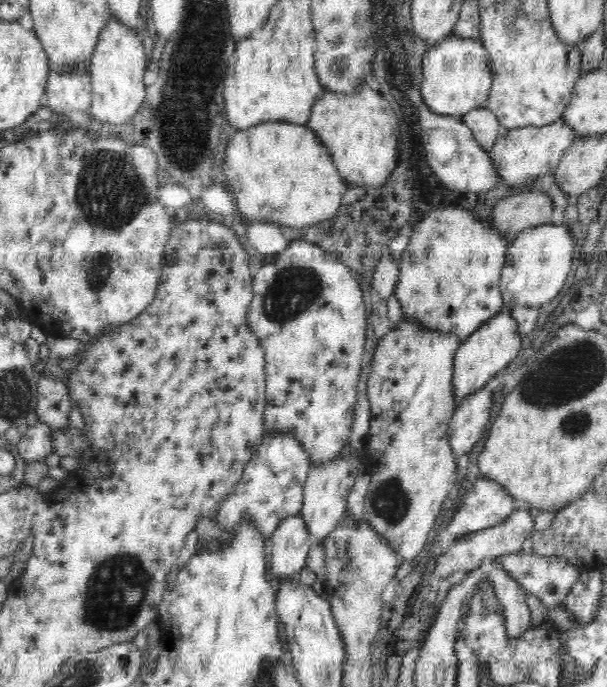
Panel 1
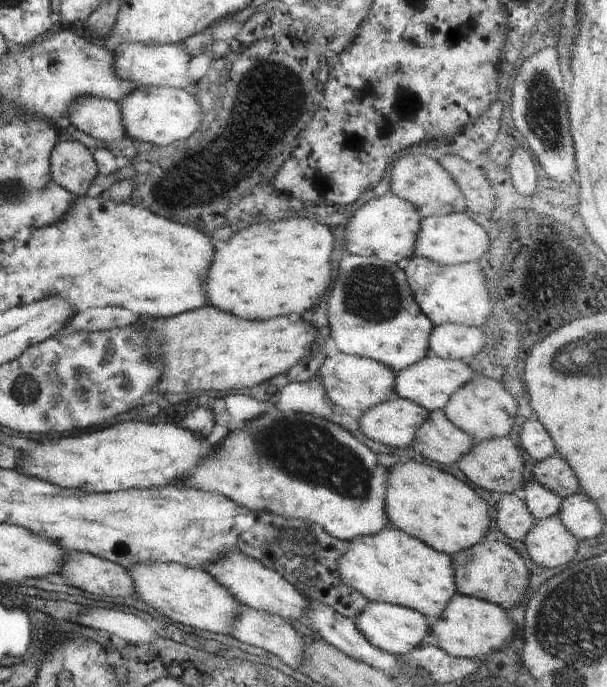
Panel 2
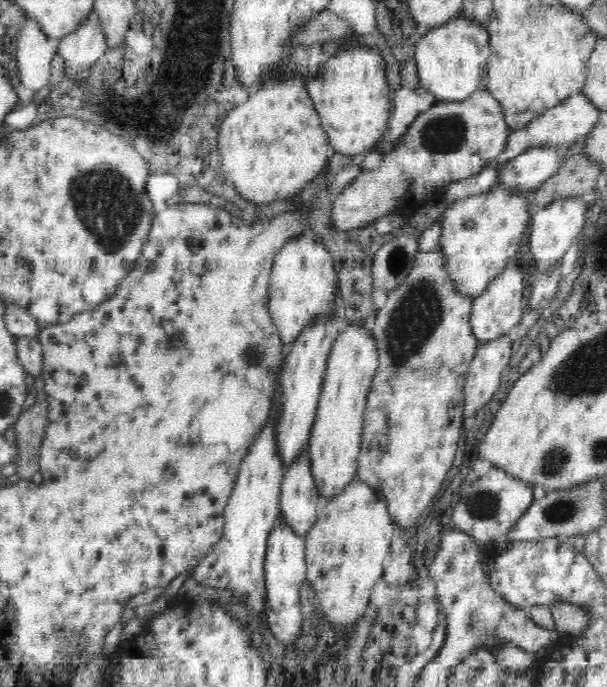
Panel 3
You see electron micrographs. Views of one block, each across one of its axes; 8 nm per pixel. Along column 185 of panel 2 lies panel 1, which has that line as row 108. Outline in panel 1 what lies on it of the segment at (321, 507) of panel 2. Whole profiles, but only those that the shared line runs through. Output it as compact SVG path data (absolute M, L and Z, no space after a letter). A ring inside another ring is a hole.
M484 106L466 112L459 119L470 127L476 142L486 151L496 144L503 133L497 116Z

